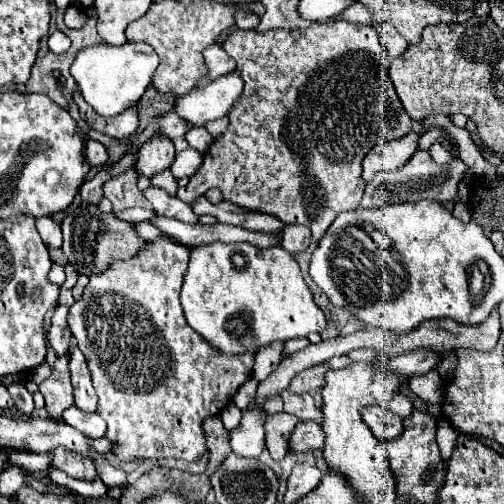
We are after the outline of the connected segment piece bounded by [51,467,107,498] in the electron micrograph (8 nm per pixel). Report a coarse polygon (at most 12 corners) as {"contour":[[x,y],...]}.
{"contour":[[51,467],[51,477],[81,497],[100,498],[107,493],[98,476],[75,481]]}

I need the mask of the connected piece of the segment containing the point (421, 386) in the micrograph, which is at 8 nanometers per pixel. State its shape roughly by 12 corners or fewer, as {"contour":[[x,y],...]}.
{"contour":[[433,369],[409,381],[425,403],[441,407],[443,381]]}

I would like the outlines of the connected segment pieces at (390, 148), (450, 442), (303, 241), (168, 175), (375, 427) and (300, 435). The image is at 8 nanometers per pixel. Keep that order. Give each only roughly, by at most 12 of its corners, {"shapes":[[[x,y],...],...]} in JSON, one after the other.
{"shapes":[[[419,135],[373,147],[363,159],[363,179],[397,171],[413,157]],[[439,421],[437,443],[441,457],[449,459],[457,443],[457,431]],[[285,225],[281,247],[289,253],[311,245],[309,227]],[[171,169],[153,175],[151,185],[175,195],[177,179]],[[389,407],[361,410],[365,425],[381,441],[403,433],[403,421]],[[315,421],[295,427],[289,449],[293,453],[323,447],[323,429]]]}

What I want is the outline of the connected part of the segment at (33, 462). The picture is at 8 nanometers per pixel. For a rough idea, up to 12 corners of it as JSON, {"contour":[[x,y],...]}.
{"contour":[[11,451],[8,465],[25,463],[28,471],[50,467],[53,451],[41,454]]}

